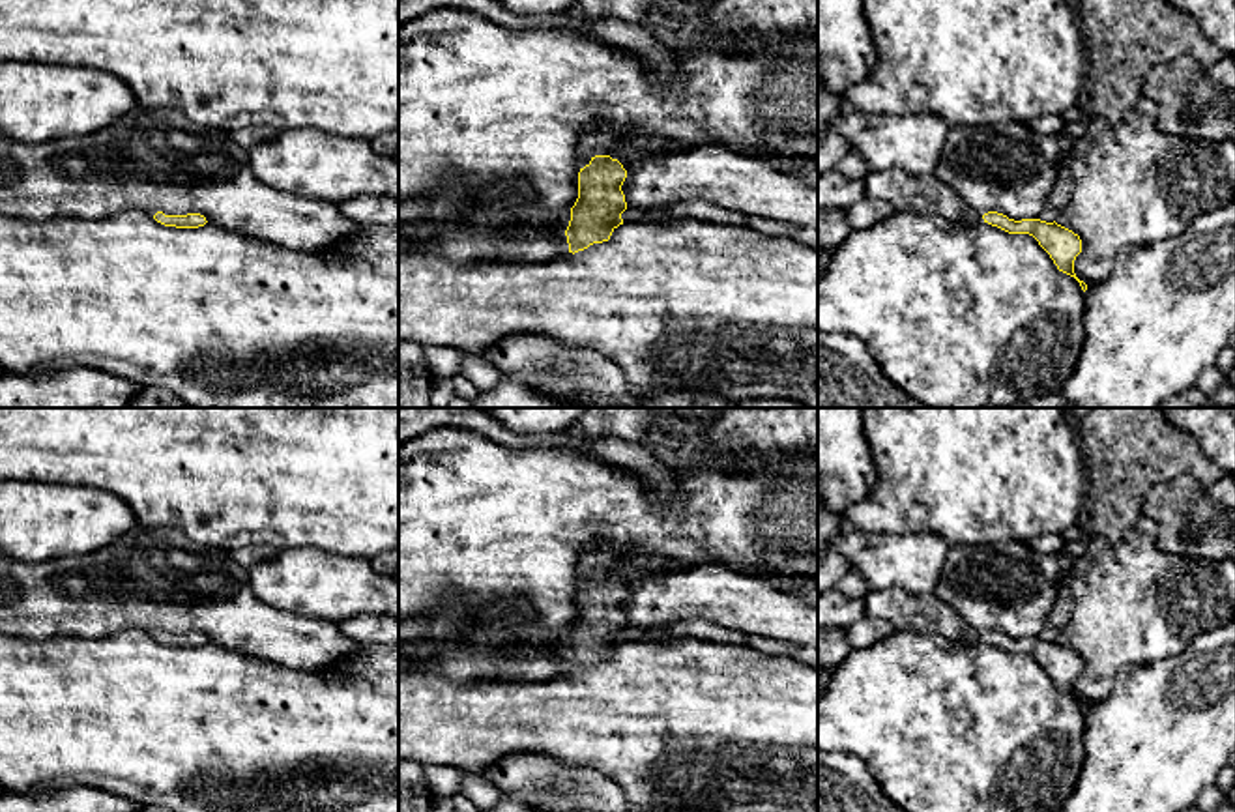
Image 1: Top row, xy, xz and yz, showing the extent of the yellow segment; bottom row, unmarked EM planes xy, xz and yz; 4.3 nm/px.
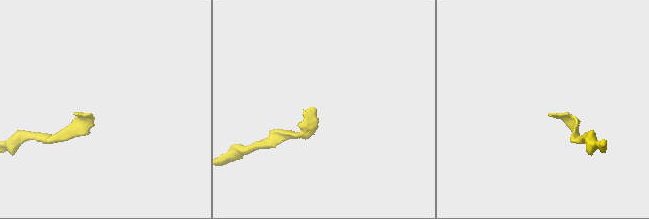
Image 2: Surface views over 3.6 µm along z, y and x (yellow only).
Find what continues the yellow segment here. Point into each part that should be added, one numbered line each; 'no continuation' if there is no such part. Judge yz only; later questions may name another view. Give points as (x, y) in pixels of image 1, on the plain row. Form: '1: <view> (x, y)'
1: yz (927, 614)

